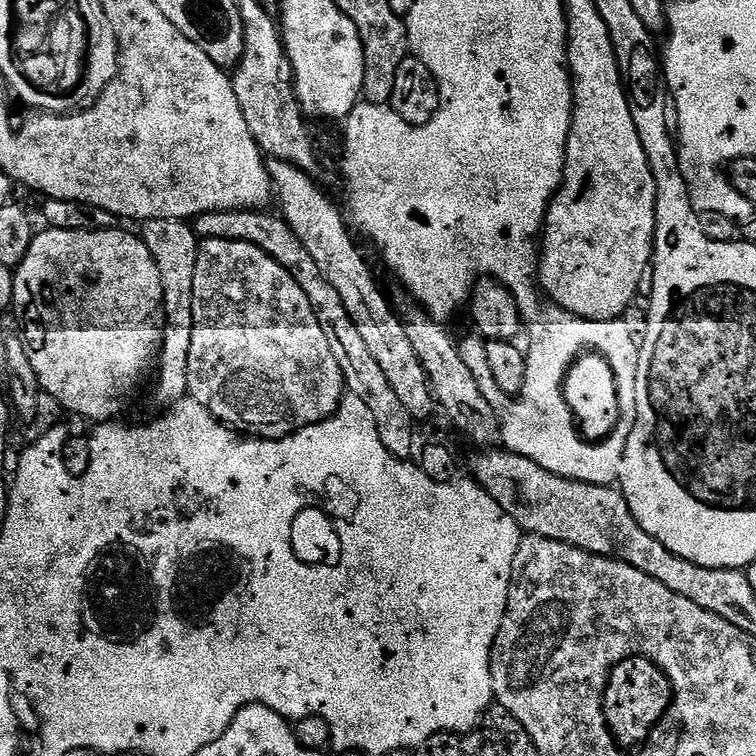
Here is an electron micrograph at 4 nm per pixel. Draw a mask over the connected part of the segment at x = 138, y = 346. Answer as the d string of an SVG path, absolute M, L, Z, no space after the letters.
M45 227L44 232L37 231L30 242L30 250L26 250L26 258L22 258L22 262L15 268L12 281L14 282L14 294L12 295L12 308L16 316L20 319L20 324L24 327L22 331L22 339L26 346L26 354L30 358L30 366L34 366L34 374L36 375L36 383L46 394L54 394L54 398L58 398L58 402L63 406L65 413L76 416L85 416L88 420L96 420L95 422L108 422L116 416L132 399L136 396L136 391L143 386L148 380L148 375L153 375L154 369L157 367L160 359L160 347L164 344L164 287L162 286L162 274L158 270L158 266L154 262L154 258L150 254L148 247L144 245L143 239L139 235L136 236L132 232L123 232L123 227L115 228L94 228L83 232L82 230L58 230L57 228Z

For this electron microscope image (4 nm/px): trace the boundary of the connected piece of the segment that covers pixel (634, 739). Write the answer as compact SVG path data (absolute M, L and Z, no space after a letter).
M631 656L612 668L604 692L604 717L621 747L643 745L672 704L672 684L662 669L644 656Z

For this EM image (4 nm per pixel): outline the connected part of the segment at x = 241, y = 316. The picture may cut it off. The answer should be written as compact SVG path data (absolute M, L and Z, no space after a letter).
M214 238L200 240L198 262L194 266L194 298L192 299L192 317L194 326L190 334L190 362L188 363L188 396L197 400L214 418L222 424L231 426L241 433L261 440L281 440L284 436L293 436L298 430L306 426L314 426L323 420L329 420L337 410L346 395L342 370L334 353L330 350L330 342L326 342L326 334L322 334L322 326L310 306L310 298L302 294L302 286L294 282L294 278L270 254L266 254L258 246L250 242L234 242Z

